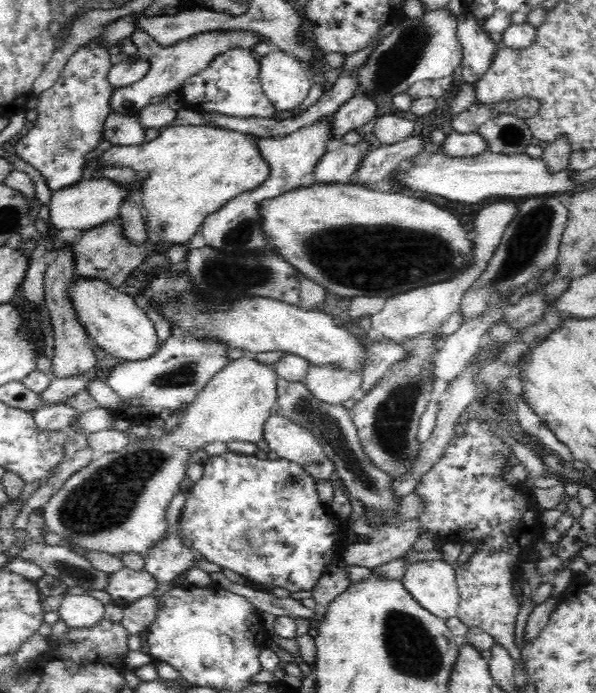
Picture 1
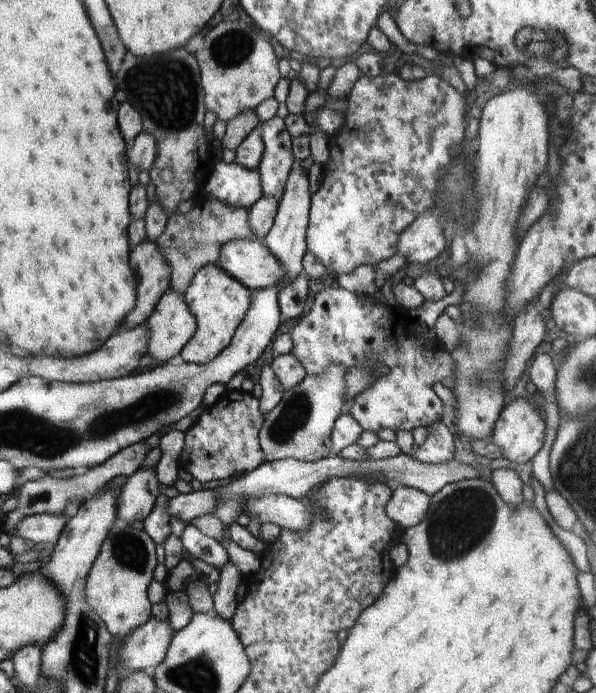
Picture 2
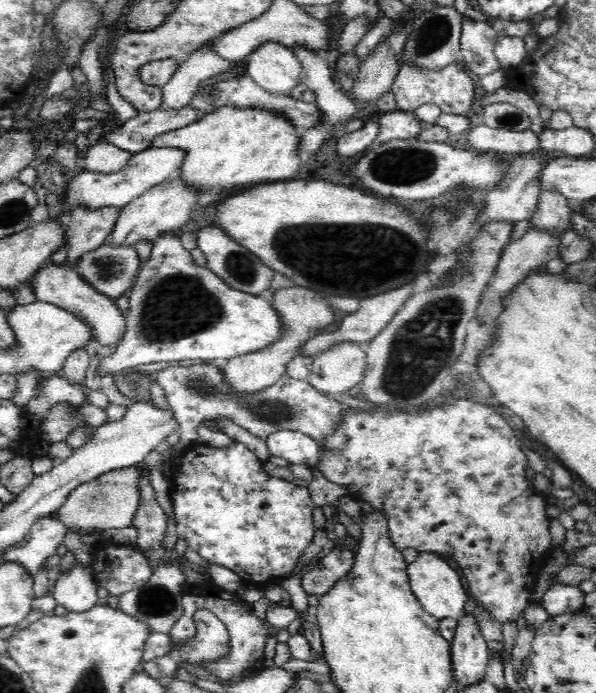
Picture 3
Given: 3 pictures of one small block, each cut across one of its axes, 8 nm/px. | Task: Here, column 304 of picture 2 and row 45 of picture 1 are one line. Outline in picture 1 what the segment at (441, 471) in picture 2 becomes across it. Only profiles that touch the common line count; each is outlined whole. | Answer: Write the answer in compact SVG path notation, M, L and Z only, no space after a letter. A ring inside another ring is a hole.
M465 8L457 17L457 35L463 50L462 80L475 83L496 58L495 52L500 45L482 30L480 23Z

